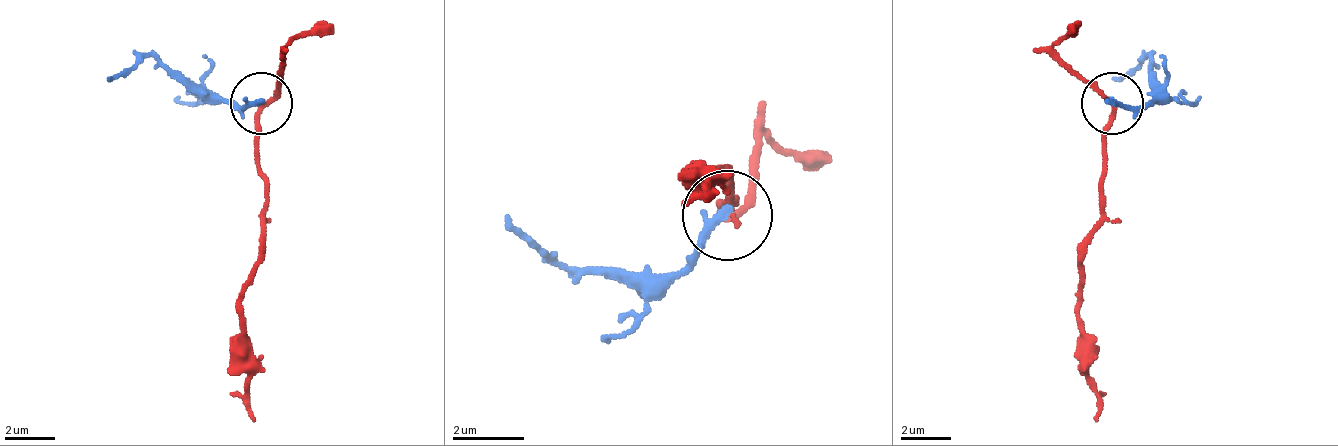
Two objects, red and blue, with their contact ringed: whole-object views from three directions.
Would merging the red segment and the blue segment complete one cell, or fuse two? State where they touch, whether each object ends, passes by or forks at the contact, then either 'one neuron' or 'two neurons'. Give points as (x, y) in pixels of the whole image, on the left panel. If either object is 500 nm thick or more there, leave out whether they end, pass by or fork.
at (261, 103); red passes by; blue ends there; two neurons

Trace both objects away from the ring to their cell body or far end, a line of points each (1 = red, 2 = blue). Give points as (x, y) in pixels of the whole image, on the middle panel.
1: (729, 213), (729, 177), (702, 168), (720, 195)
2: (729, 213), (675, 276), (576, 276), (558, 267), (504, 213)

